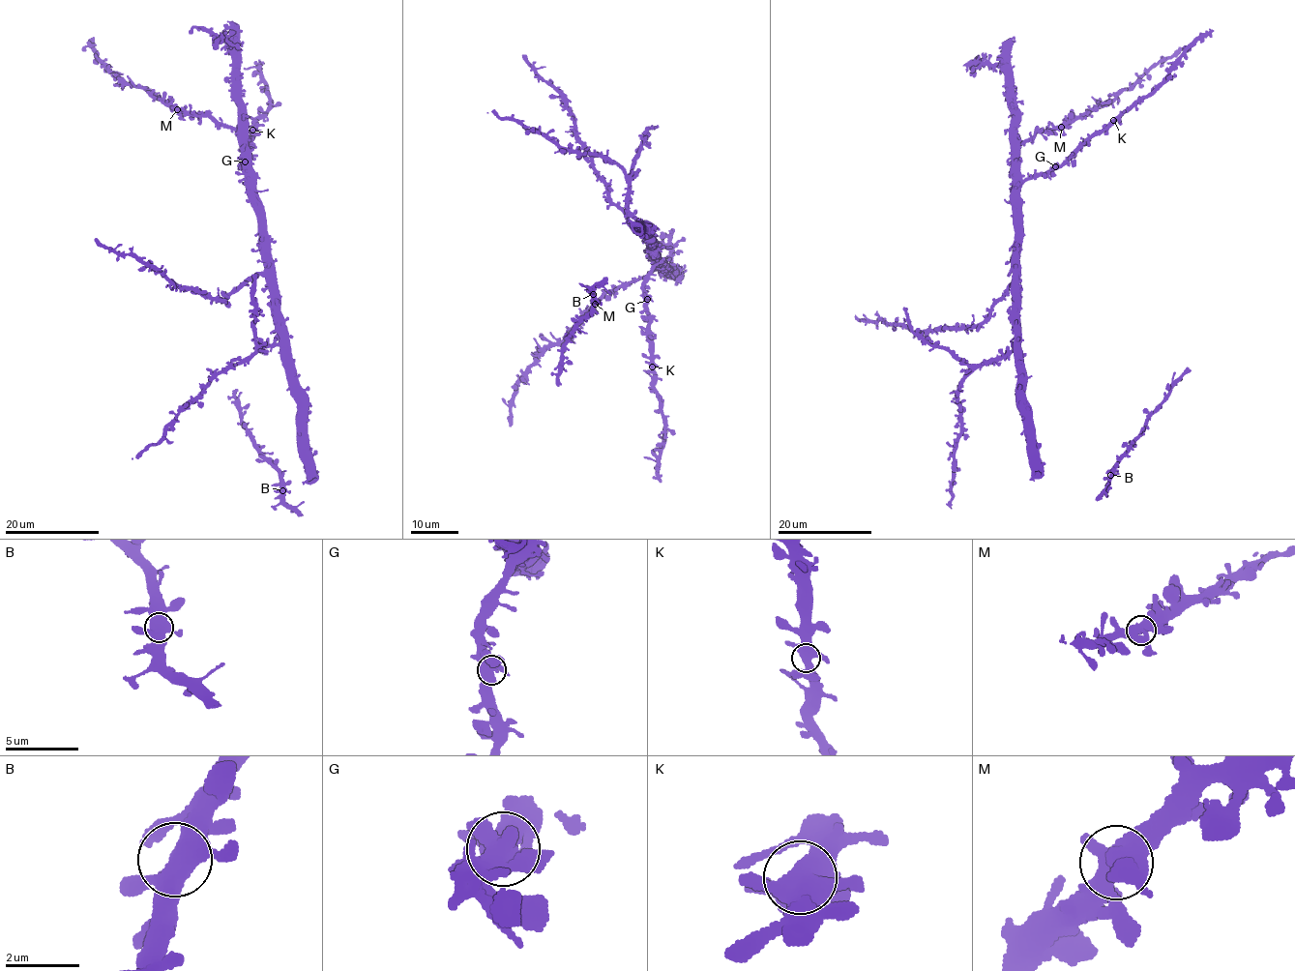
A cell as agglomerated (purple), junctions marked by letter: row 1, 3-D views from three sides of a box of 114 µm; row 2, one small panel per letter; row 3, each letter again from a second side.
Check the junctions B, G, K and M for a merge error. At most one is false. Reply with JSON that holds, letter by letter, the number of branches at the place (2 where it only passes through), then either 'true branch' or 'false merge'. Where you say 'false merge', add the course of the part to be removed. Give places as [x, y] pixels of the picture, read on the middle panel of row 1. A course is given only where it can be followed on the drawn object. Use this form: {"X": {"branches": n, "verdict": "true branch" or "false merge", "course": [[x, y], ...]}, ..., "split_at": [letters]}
{"B": {"branches": 4, "verdict": "true branch"}, "G": {"branches": 4, "verdict": "true branch"}, "K": {"branches": 4, "verdict": "true branch"}, "M": {"branches": 4, "verdict": "true branch"}, "split_at": []}

